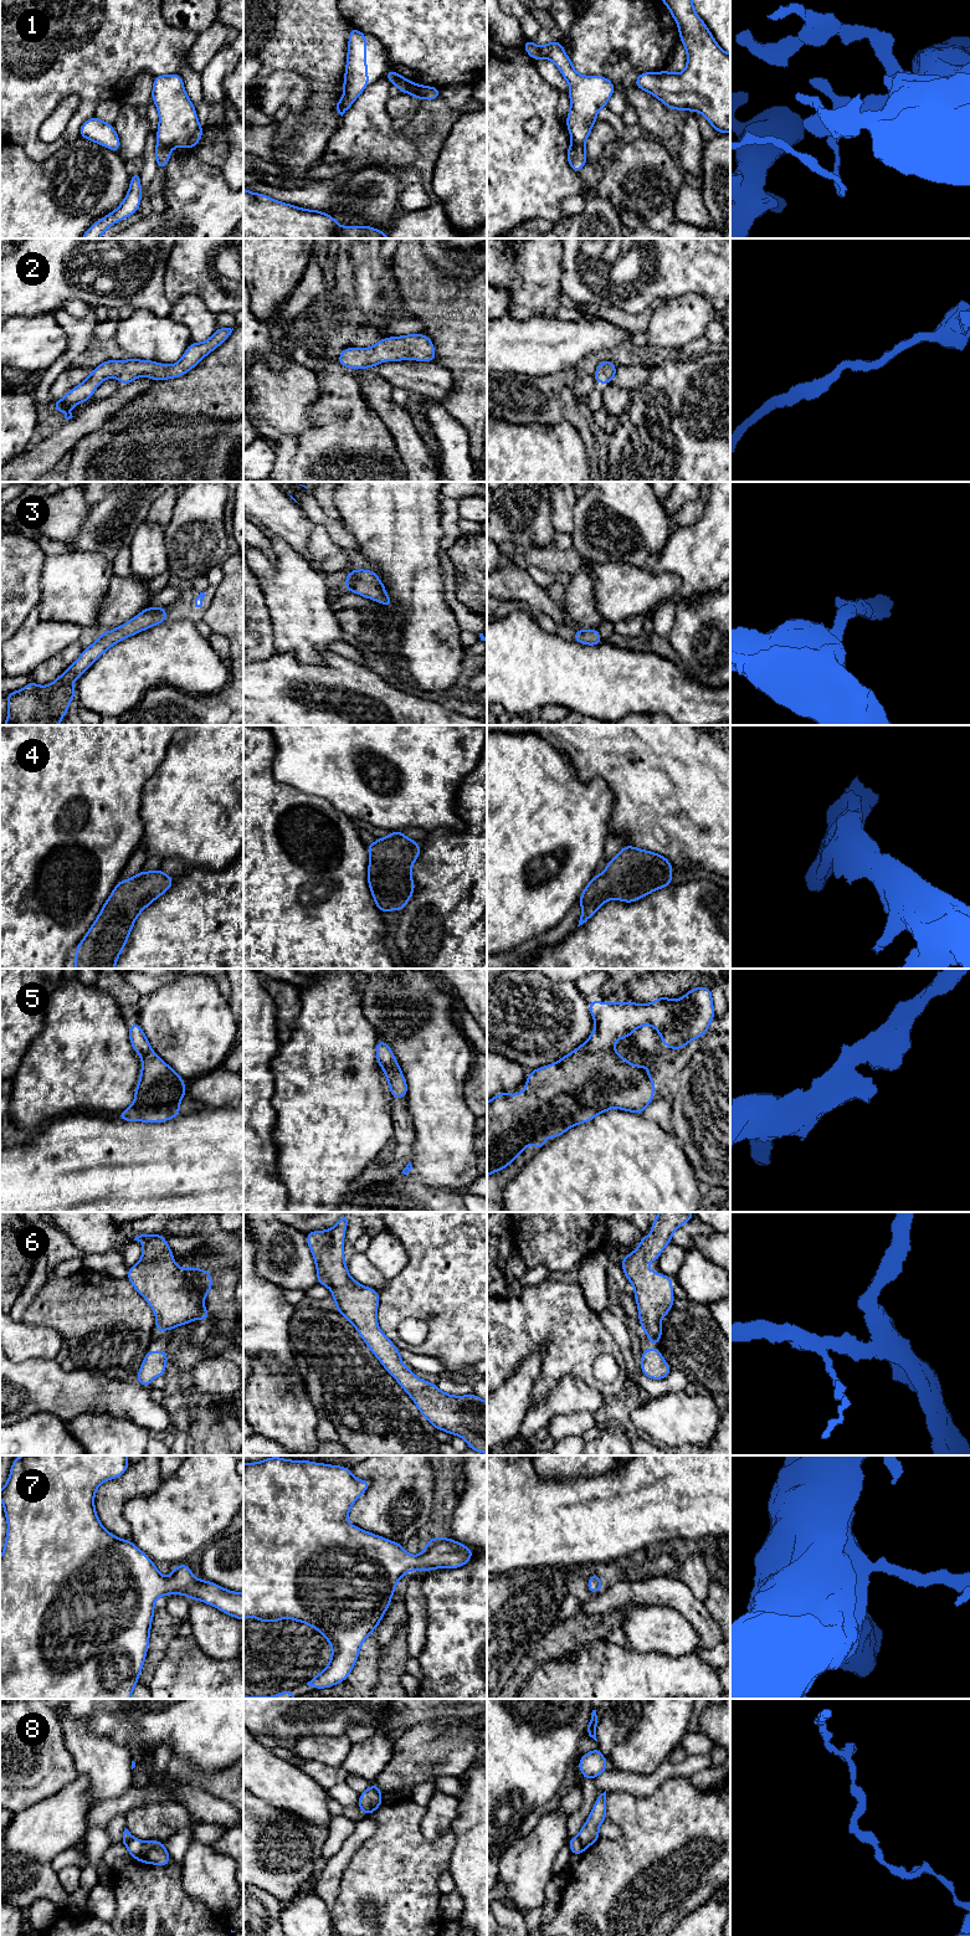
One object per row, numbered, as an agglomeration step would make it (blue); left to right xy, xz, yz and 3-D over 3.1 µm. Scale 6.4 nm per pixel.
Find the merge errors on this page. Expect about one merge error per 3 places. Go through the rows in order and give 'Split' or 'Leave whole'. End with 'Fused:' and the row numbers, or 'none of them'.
1: Split
2: Leave whole
3: Leave whole
4: Leave whole
5: Leave whole
6: Leave whole
7: Leave whole
8: Split
Fused: 1, 8

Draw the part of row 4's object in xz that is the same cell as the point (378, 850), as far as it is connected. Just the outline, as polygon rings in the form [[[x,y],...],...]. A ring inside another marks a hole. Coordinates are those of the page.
[[[391,831],[385,838],[376,838],[366,844],[370,862],[368,866],[368,884],[374,902],[381,913],[389,910],[404,910],[414,894],[415,883],[411,877],[412,863],[419,858],[421,847],[417,842],[407,838],[402,831]]]

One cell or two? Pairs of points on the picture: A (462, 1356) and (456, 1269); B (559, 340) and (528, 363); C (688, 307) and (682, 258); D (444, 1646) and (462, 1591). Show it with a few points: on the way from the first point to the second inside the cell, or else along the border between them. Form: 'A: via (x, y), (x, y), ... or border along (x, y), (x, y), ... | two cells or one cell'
A: via (462, 1335), (462, 1290) | one cell
B: via (552, 344), (545, 345), (535, 355) | one cell
C: border along (667, 301), (684, 294), (699, 294), (713, 307) | two cells
D: via (457, 1632), (462, 1627), (462, 1605) | one cell

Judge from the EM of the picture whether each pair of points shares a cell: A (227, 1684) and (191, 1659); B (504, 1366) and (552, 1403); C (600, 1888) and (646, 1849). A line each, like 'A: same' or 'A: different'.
A: same
B: different
C: same

